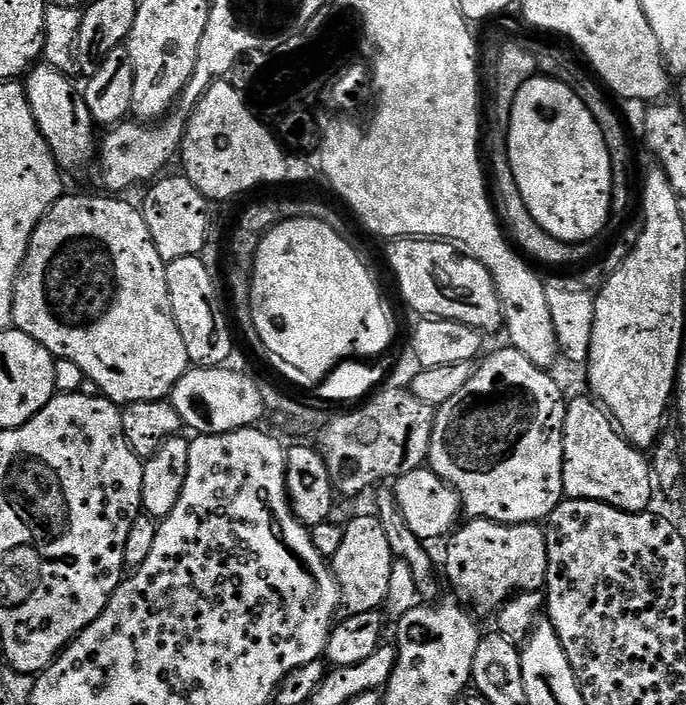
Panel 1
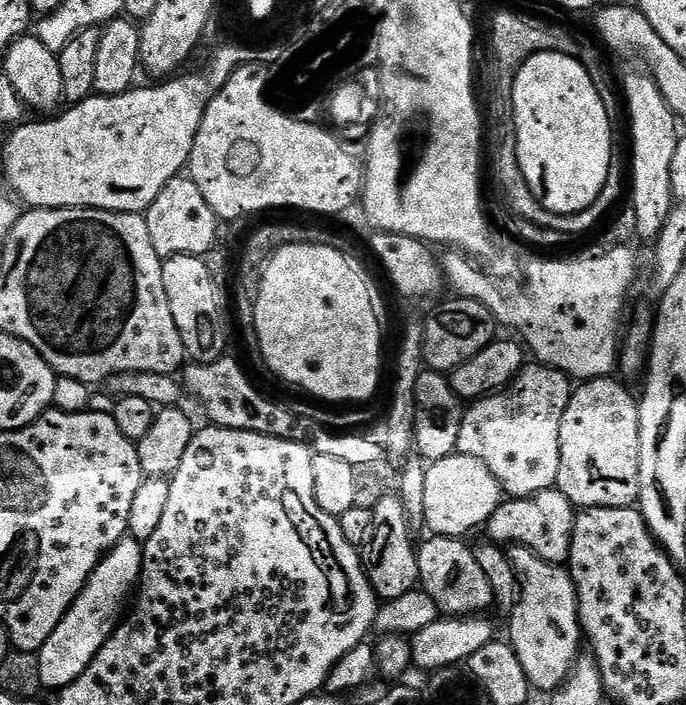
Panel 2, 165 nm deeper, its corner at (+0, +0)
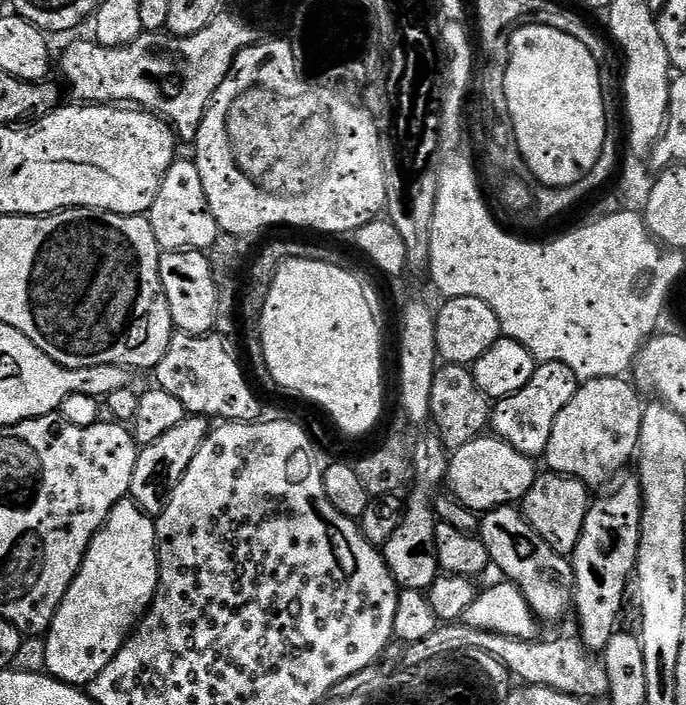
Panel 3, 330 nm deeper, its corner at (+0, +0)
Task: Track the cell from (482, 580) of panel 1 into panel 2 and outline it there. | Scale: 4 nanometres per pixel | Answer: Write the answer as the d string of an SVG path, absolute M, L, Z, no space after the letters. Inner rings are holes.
M548 488L526 498L508 498L490 514L486 525L487 539L496 545L528 548L538 558L551 564L567 565L570 542L574 534L577 509L572 507L566 494Z

